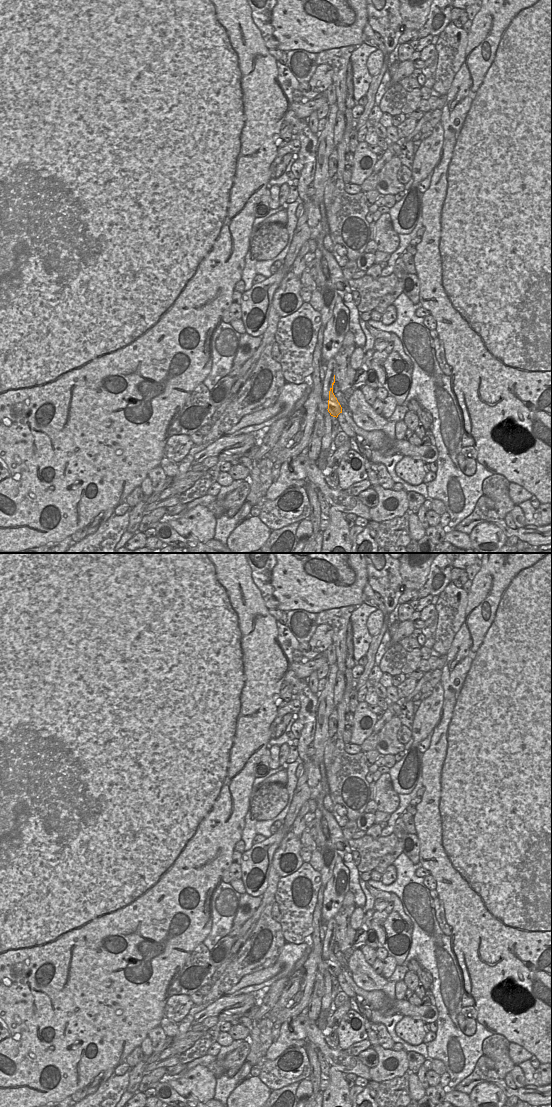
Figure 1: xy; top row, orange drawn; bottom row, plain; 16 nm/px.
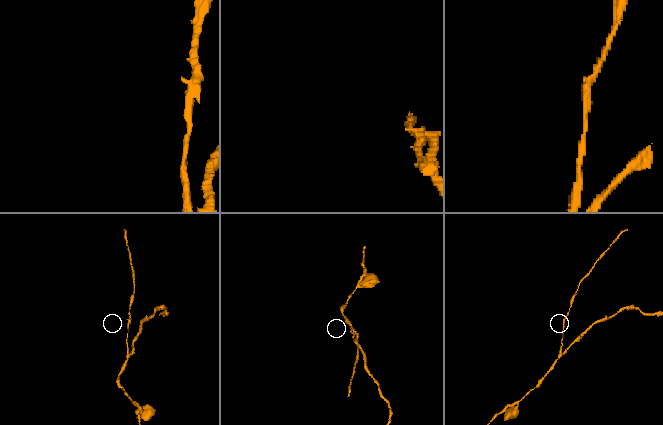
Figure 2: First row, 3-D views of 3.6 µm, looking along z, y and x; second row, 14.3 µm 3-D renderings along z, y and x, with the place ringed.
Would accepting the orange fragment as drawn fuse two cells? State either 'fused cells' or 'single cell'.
fused cells

